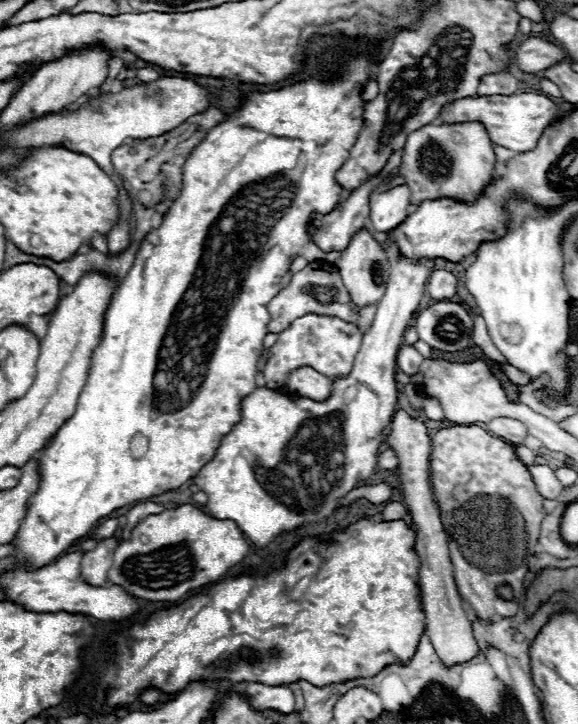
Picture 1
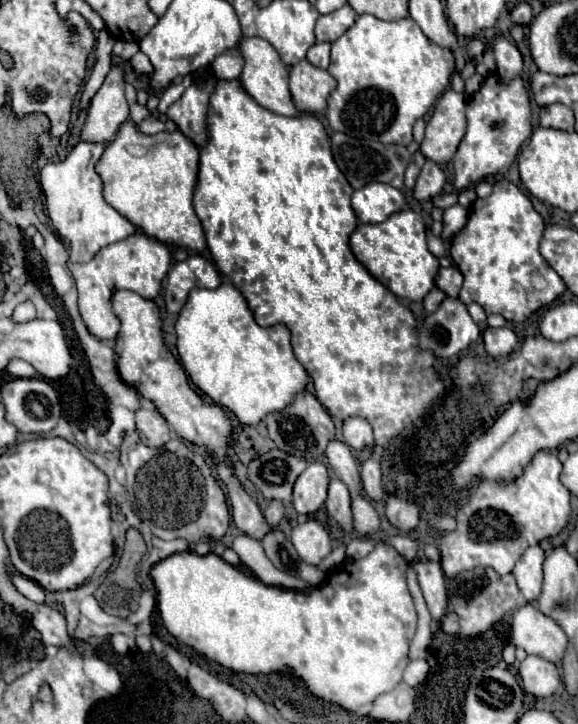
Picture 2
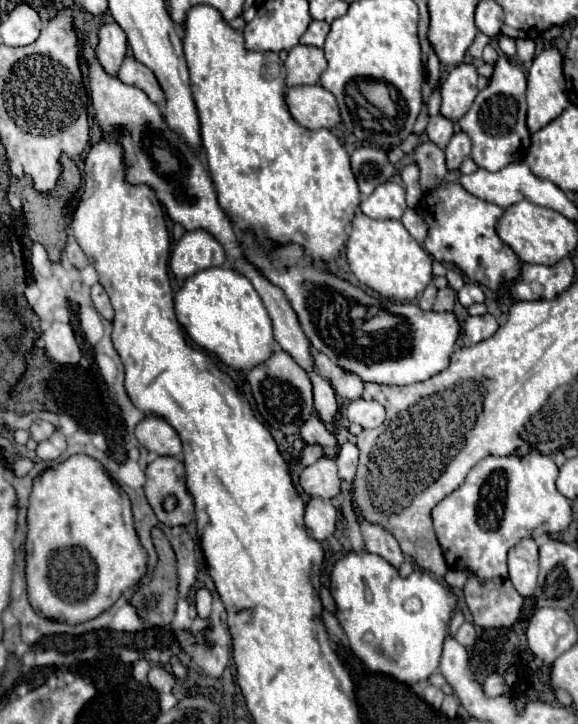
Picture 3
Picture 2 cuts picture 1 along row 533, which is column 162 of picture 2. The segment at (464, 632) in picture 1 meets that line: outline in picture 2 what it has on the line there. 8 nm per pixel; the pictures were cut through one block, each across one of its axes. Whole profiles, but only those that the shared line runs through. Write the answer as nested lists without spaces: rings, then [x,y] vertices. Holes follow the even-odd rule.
[[[144,406],[136,412],[136,430],[142,442],[152,448],[160,448],[172,438],[170,426],[164,420],[164,416],[156,412],[156,408],[150,408],[150,406]]]

